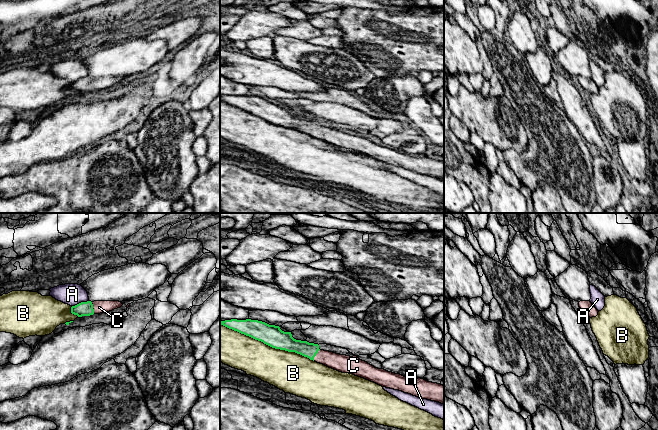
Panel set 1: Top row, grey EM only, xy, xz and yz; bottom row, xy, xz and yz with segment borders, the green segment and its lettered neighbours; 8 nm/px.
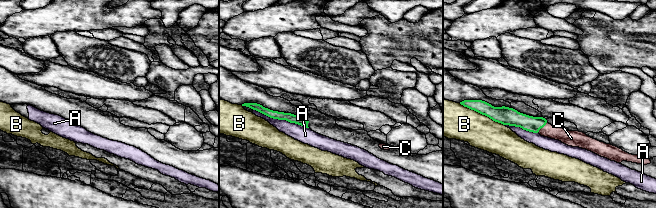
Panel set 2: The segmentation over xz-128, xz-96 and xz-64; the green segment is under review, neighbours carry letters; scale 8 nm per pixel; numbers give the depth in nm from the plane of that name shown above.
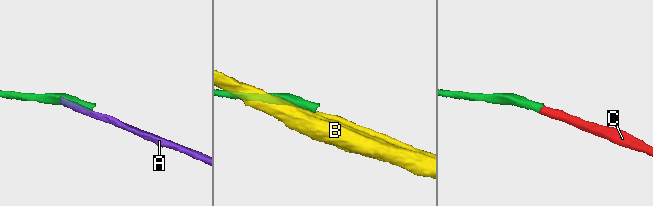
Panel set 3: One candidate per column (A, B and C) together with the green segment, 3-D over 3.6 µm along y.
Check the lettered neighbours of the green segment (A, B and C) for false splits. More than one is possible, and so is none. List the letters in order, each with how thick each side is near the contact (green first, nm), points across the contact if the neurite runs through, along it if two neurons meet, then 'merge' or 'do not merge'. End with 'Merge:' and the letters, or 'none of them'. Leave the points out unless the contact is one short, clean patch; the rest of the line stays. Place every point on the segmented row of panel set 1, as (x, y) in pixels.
A: 110/180 nm | do not merge
B: 170/300 nm | do not merge
C: 110/100 nm | across xy (84, 308), (92, 308), (99, 307) | merge
Merge: C

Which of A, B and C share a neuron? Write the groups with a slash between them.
A / B / C

